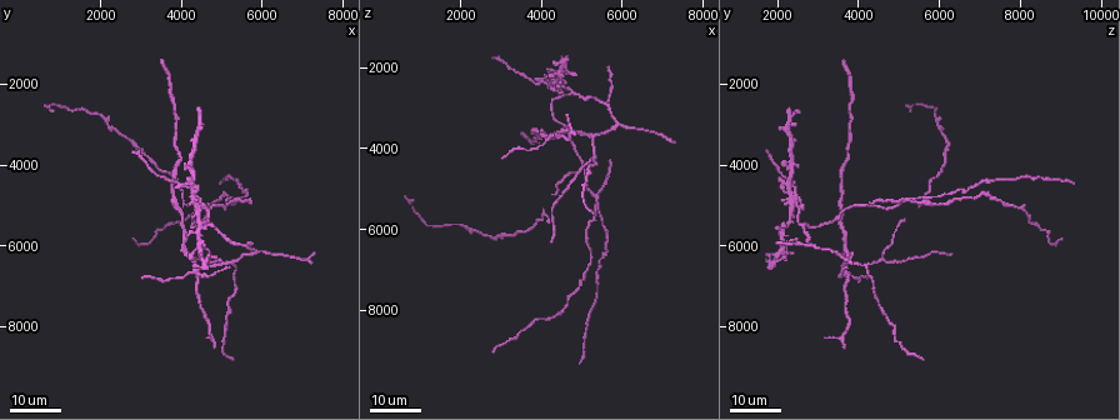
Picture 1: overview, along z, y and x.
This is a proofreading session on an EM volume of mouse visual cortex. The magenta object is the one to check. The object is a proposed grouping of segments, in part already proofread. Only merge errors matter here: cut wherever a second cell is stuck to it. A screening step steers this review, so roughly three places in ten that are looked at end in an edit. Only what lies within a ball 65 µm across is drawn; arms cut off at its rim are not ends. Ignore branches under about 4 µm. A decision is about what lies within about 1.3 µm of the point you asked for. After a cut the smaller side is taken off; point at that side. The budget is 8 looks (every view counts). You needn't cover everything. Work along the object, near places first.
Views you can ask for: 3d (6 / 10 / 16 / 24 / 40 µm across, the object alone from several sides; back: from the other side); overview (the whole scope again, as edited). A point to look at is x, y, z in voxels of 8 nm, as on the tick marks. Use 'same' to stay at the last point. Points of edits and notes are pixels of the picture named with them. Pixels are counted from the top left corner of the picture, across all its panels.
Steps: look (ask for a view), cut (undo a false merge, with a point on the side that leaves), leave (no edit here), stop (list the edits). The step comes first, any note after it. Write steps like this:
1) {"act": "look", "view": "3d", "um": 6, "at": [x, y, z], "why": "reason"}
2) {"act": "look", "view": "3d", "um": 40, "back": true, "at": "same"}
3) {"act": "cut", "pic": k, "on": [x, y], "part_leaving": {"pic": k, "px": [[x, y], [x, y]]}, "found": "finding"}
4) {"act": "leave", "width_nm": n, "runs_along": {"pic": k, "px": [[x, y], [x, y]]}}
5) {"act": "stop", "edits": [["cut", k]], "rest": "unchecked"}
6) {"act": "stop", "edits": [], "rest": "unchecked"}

{"act": "look", "view": "3d", "um": 24, "at": [4950, 6300, 4550]}

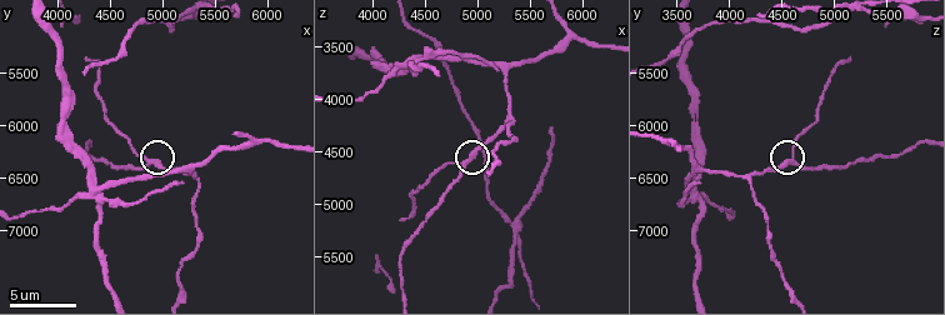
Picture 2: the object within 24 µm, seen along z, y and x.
{"act": "look", "view": "3d", "um": 6, "at": [4860, 6320, 4600], "why": "zoom in"}

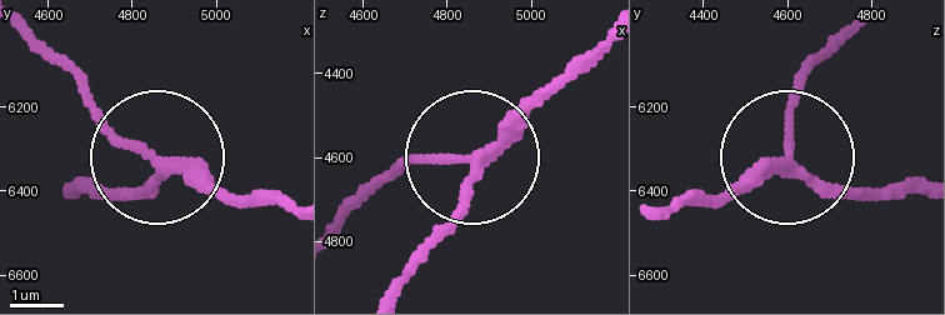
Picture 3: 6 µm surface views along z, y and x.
{"act": "leave", "width_nm": 200, "found": "all the same cell"}

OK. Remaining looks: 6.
{"act": "look", "view": "3d", "um": 10, "at": [4520, 5380, 3380]}

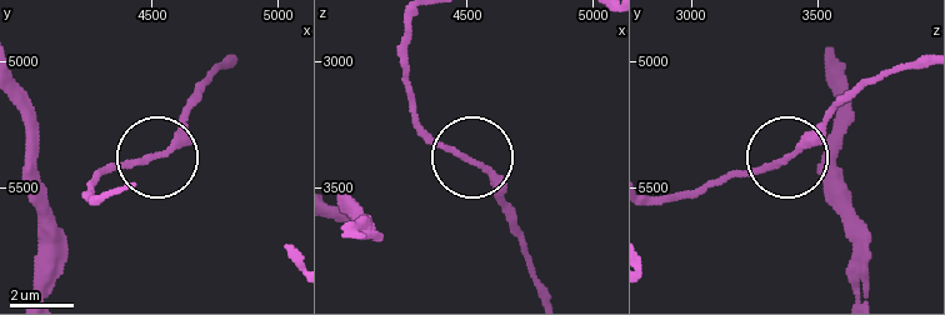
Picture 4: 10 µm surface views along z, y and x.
{"act": "leave", "runs_along": {"pic": 4, "px": [[410, 20], [408, 84], [418, 116], [480, 165], [510, 203]]}, "found": "one cell here"}

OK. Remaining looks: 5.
{"act": "look", "view": "3d", "um": 24, "at": [4750, 5450, 2600]}

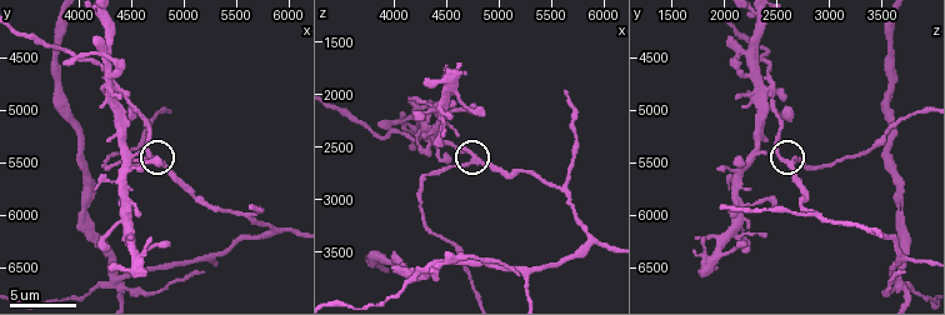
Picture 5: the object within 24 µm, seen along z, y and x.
{"act": "look", "view": "3d", "um": 6, "at": [4760, 5480, 2620], "why": "zoom in"}

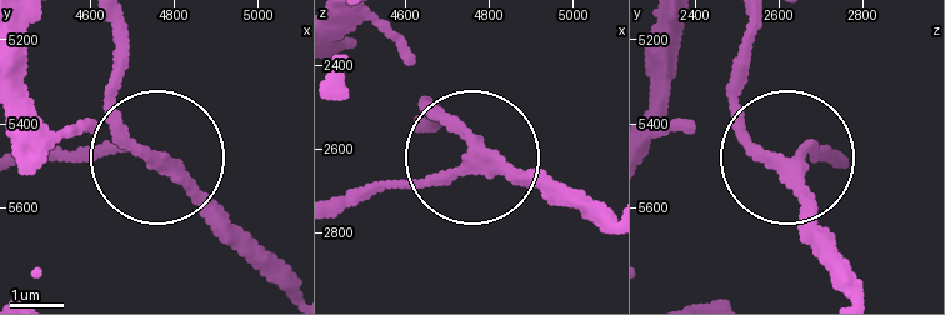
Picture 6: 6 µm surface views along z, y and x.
{"act": "leave", "width_nm": 230, "runs_along": {"pic": 6, "px": [[838, 285], [801, 178], [748, 136], [730, 74]]}, "found": "all the same cell"}

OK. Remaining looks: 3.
{"act": "look", "view": "3d", "um": 10, "at": [4300, 6560, 3680], "why": "four or more arms meet"}

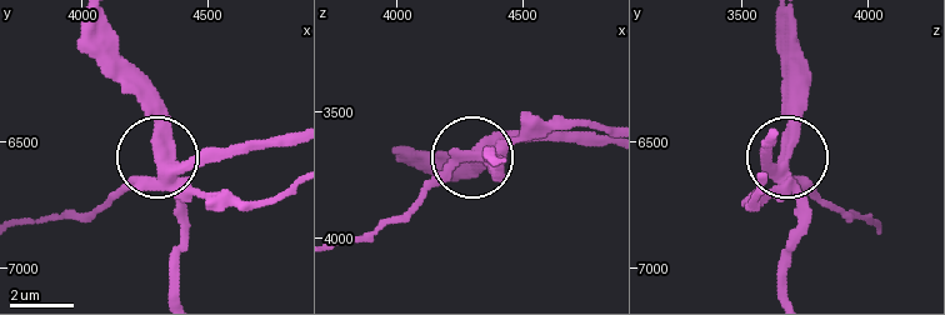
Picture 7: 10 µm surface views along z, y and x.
{"act": "cut", "pic": 7, "on": [126, 185], "arms": 4, "found": "a second cell is stuck on"}

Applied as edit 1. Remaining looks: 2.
{"act": "stop", "edits": [["cut", 7]], "rest": "unchecked"}

